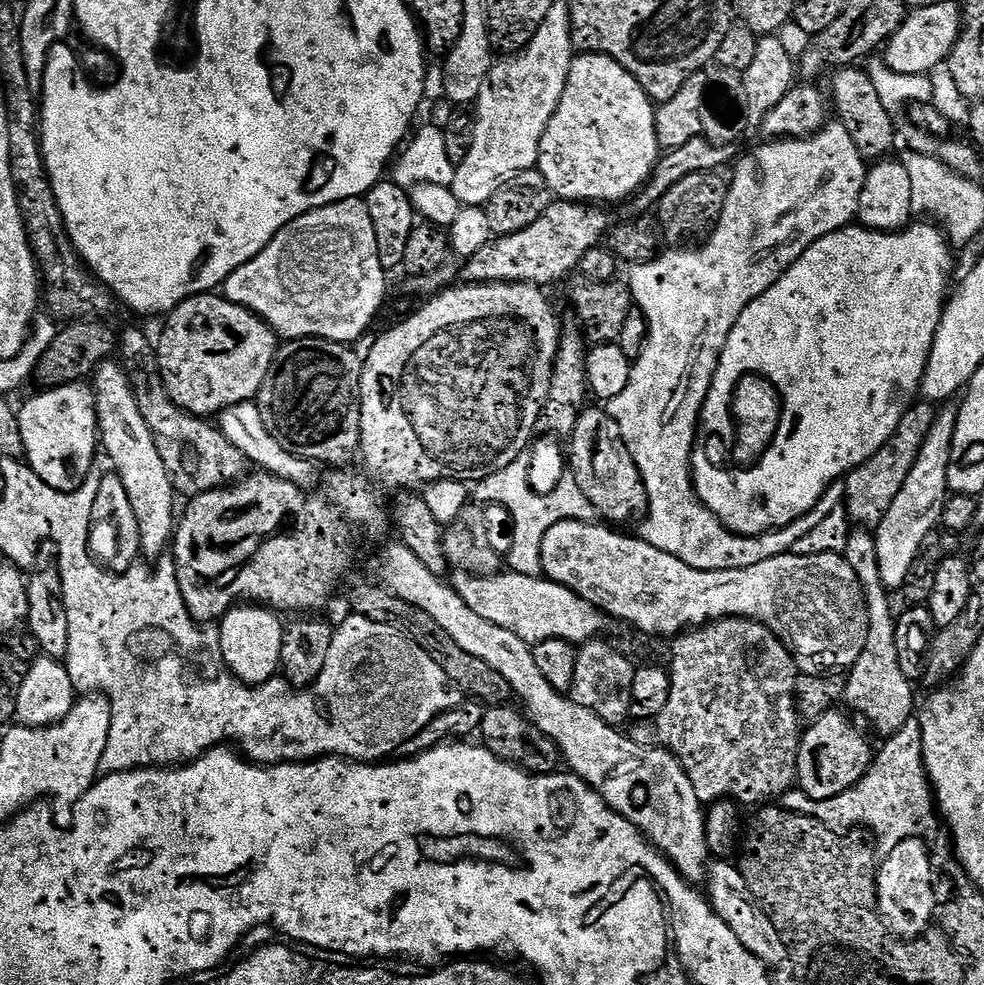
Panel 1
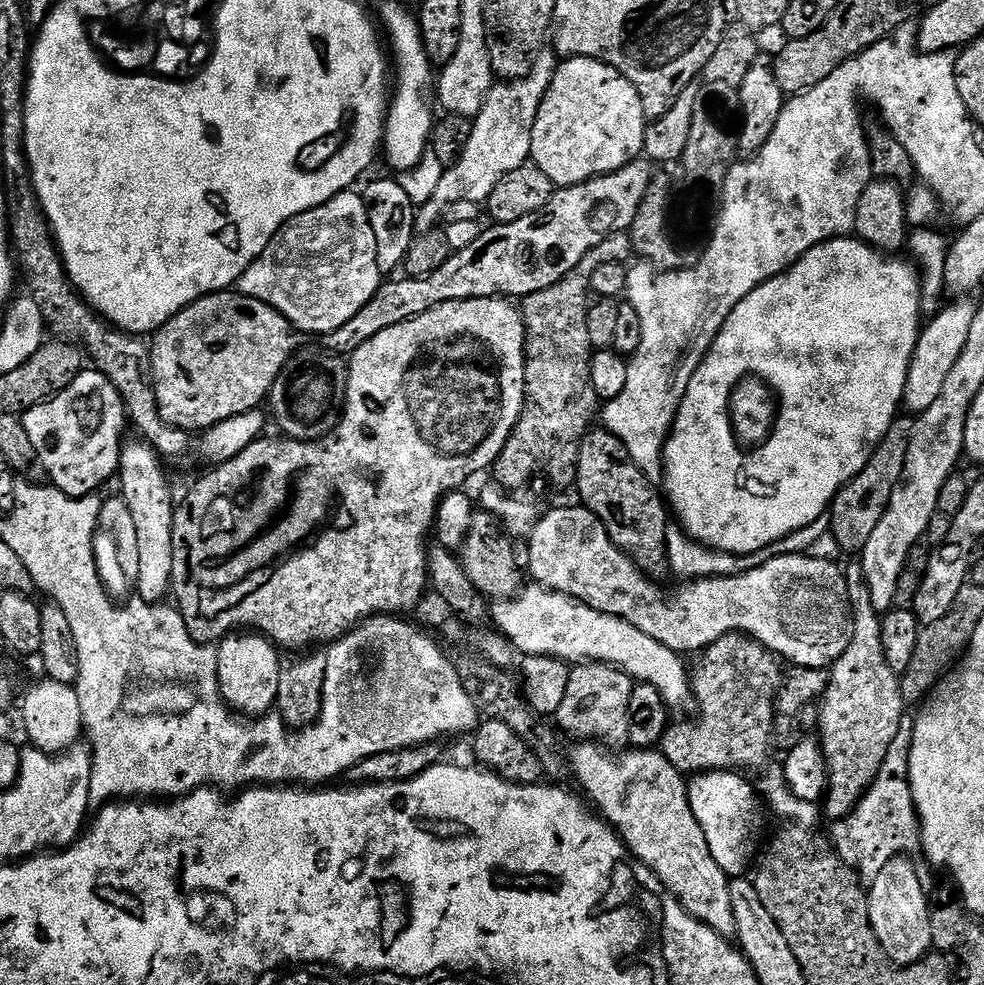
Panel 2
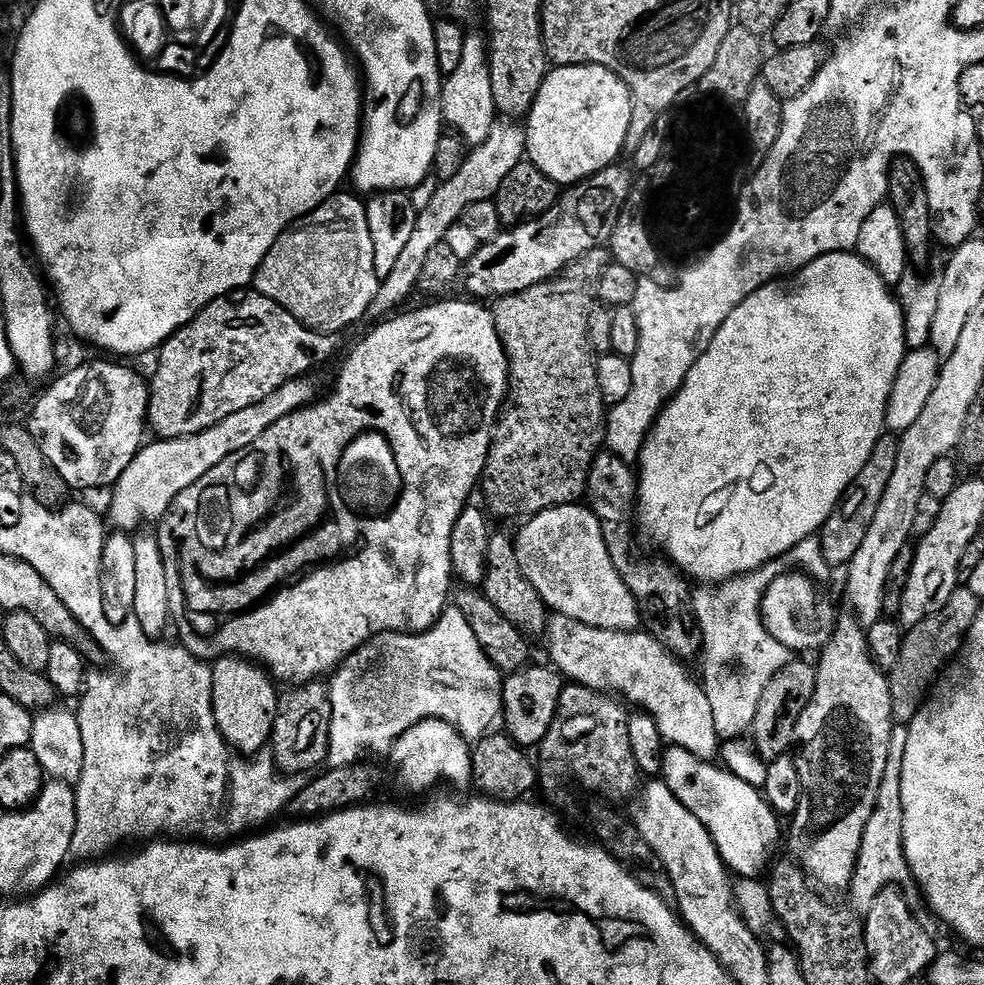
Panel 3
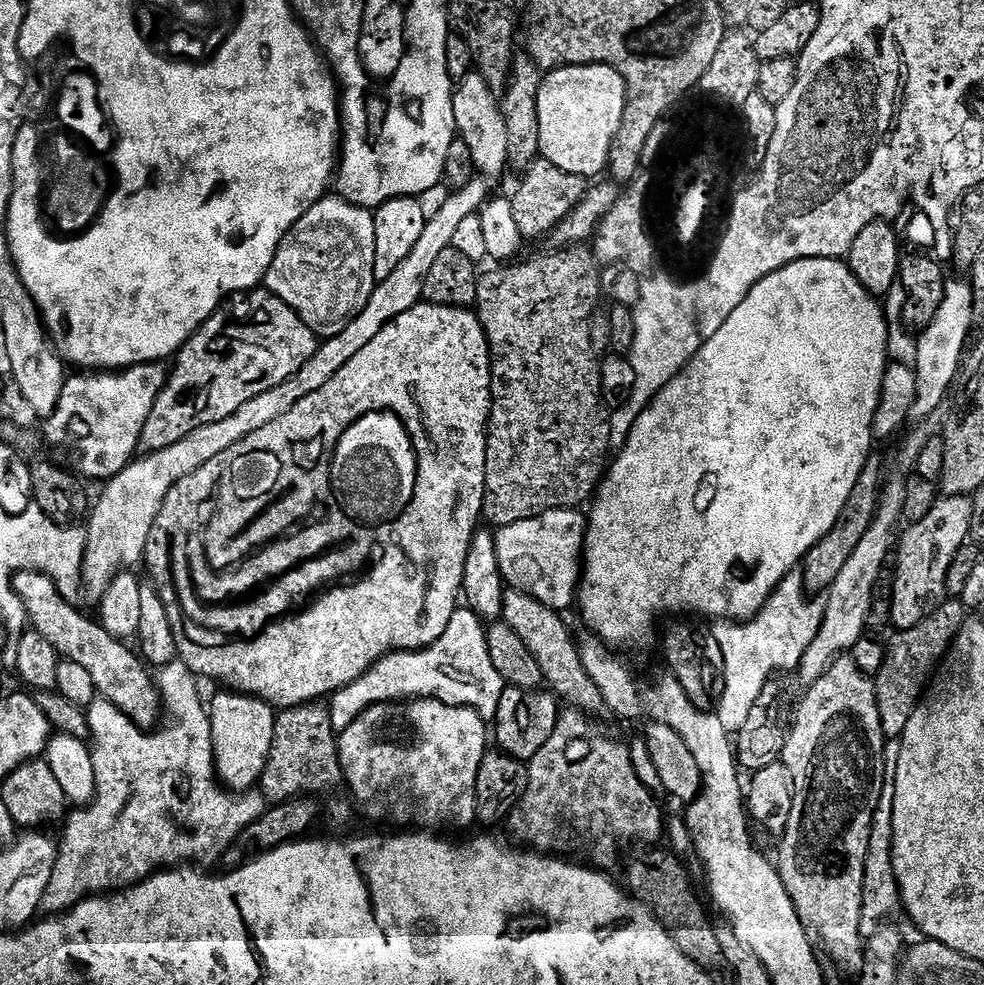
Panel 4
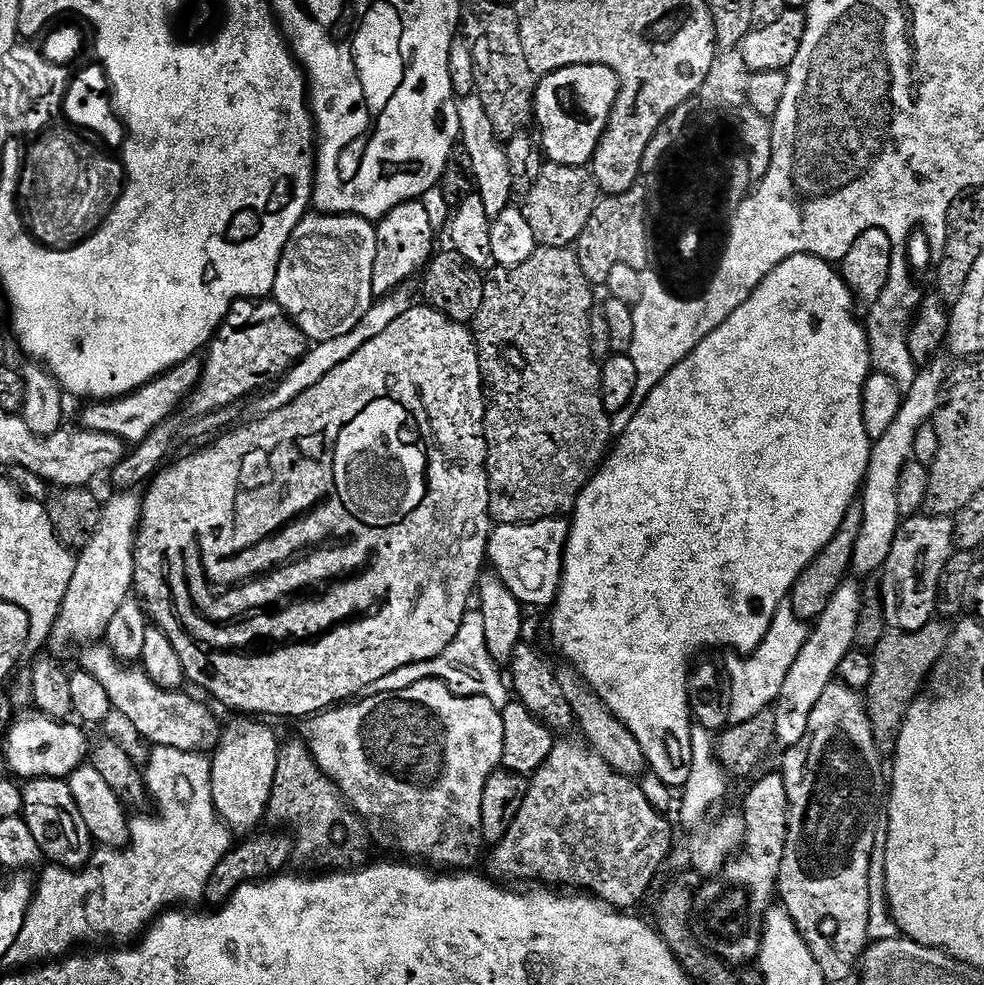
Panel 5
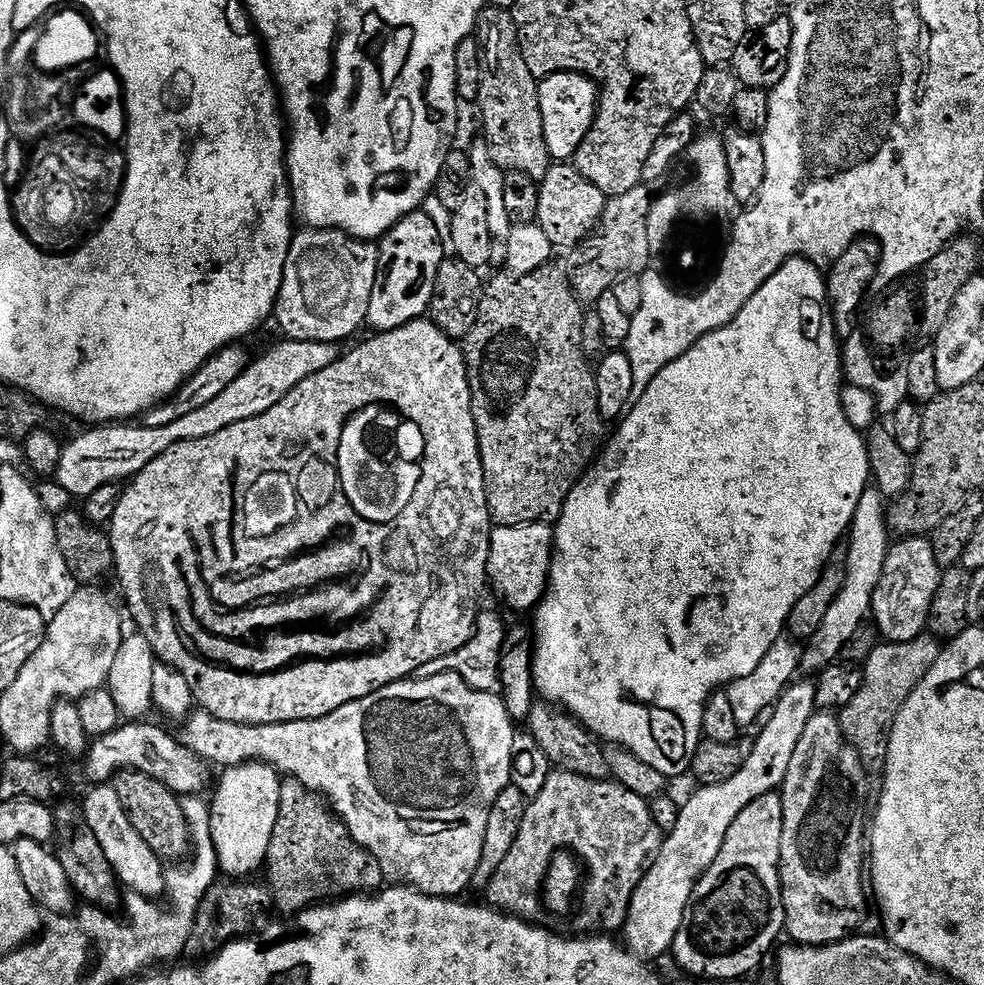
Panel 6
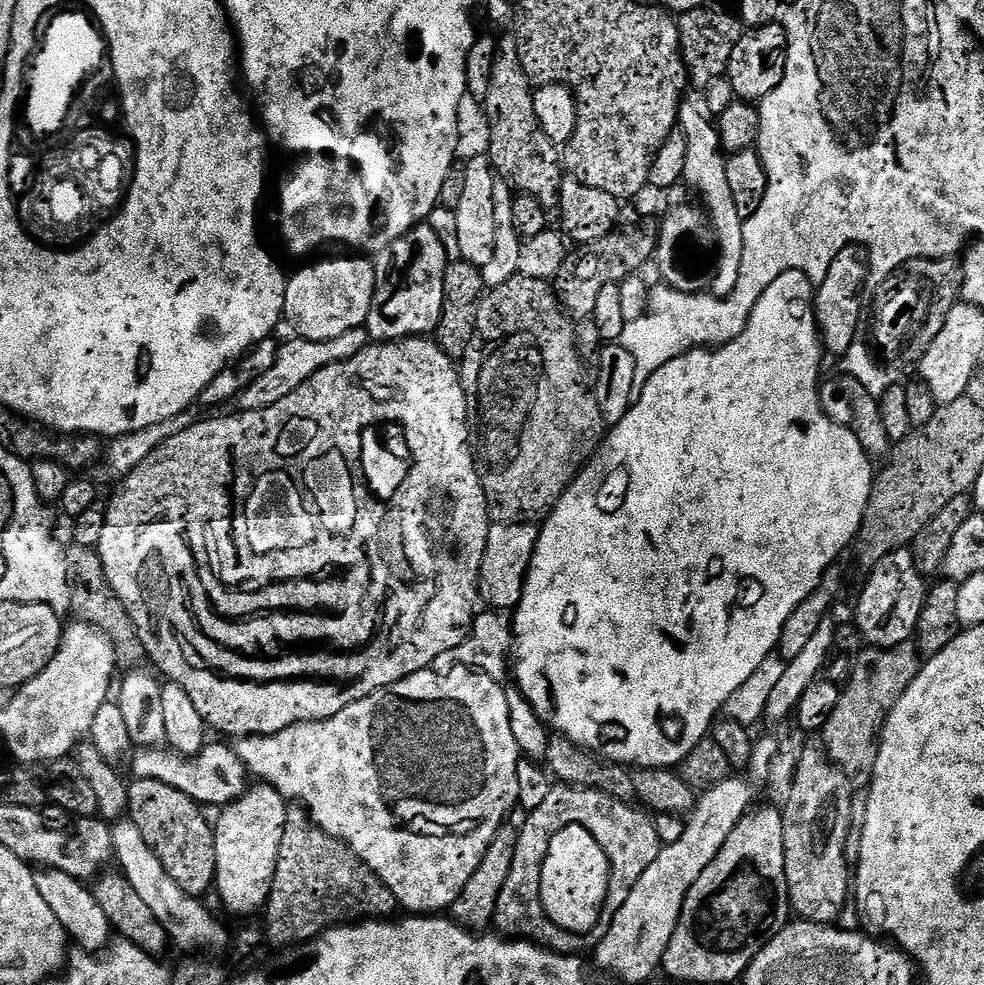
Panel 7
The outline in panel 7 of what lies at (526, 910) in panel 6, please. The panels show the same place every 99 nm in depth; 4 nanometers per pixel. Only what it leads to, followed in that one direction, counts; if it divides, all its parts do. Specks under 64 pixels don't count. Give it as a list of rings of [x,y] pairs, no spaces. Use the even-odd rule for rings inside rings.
[[[567,786],[552,787],[542,806],[538,806],[538,810],[527,813],[523,818],[524,825],[521,823],[518,828],[514,863],[510,865],[510,874],[506,877],[506,884],[502,886],[502,894],[498,894],[498,906],[492,919],[495,931],[505,938],[530,940],[552,952],[587,953],[589,949],[584,945],[584,935],[564,932],[548,920],[543,912],[539,898],[539,876],[548,843],[566,826],[582,826],[588,830],[610,860],[611,880],[608,895],[611,903],[619,906],[626,902],[628,891],[637,884],[638,878],[642,878],[646,866],[650,866],[654,858],[658,858],[662,845],[655,829],[655,819],[635,803],[627,804],[598,790]]]

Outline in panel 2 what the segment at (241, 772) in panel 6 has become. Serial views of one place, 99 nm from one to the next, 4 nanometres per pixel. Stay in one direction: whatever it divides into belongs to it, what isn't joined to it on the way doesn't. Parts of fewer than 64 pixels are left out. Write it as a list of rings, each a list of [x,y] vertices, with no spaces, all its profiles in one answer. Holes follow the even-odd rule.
[[[244,630],[239,634],[224,637],[215,645],[215,649],[218,658],[218,686],[225,704],[245,718],[271,713],[278,698],[278,674],[282,659],[277,645],[267,636]]]

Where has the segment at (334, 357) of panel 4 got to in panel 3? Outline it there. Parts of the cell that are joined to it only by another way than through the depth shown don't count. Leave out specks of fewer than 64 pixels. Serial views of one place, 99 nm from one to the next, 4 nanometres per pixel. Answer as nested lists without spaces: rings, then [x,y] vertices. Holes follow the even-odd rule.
[[[508,118],[497,122],[493,126],[493,132],[490,136],[481,145],[473,147],[469,151],[468,160],[462,166],[462,170],[459,170],[454,178],[441,183],[439,190],[434,194],[434,198],[430,198],[428,205],[417,211],[414,235],[410,237],[410,242],[402,250],[402,255],[398,258],[394,270],[390,270],[390,274],[381,280],[378,294],[374,294],[374,302],[368,307],[369,317],[380,316],[376,318],[384,318],[404,306],[399,306],[399,304],[406,303],[408,295],[419,289],[422,266],[426,266],[426,254],[430,254],[430,250],[434,250],[434,246],[444,243],[450,226],[461,223],[469,204],[493,199],[502,186],[502,182],[514,170],[514,166],[518,166],[525,159],[526,132],[521,125],[519,128],[516,124],[519,123]],[[312,378],[286,382],[281,388],[274,390],[274,394],[270,394],[270,398],[262,398],[262,402],[258,402],[254,406],[246,406],[246,410],[238,410],[234,414],[230,414],[230,418],[218,422],[210,430],[202,430],[193,436],[183,436],[173,440],[156,438],[153,439],[153,444],[145,443],[139,454],[128,461],[126,470],[118,477],[111,489],[111,492],[113,491],[112,505],[108,508],[109,517],[107,516],[107,519],[110,524],[110,519],[112,519],[114,526],[112,528],[132,534],[140,530],[135,530],[135,528],[142,527],[147,520],[153,520],[153,522],[163,520],[164,515],[170,510],[174,498],[178,498],[178,494],[182,494],[182,490],[194,486],[194,482],[198,482],[198,478],[210,474],[210,470],[214,470],[214,466],[218,466],[218,462],[222,462],[229,454],[238,454],[238,450],[246,450],[251,444],[258,442],[258,438],[262,438],[262,434],[266,434],[266,430],[270,430],[270,426],[274,426],[274,422],[282,422],[282,418],[299,412],[301,408],[309,407],[317,399],[317,396],[315,382],[308,379]]]

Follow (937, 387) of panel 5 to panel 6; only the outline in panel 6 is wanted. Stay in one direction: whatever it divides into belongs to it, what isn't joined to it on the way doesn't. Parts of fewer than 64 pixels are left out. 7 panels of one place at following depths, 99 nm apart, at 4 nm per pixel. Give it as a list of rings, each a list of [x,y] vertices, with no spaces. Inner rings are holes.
[[[869,486],[862,498],[858,498],[858,510],[854,510],[852,527],[846,533],[848,561],[844,563],[846,578],[842,590],[838,598],[834,598],[834,606],[830,606],[818,634],[814,634],[803,649],[802,668],[805,673],[816,674],[821,668],[837,663],[841,659],[840,651],[849,647],[855,632],[866,624],[872,610],[874,590],[878,590],[878,582],[886,566],[886,554],[890,547],[888,536],[890,529],[885,496],[877,487]]]

